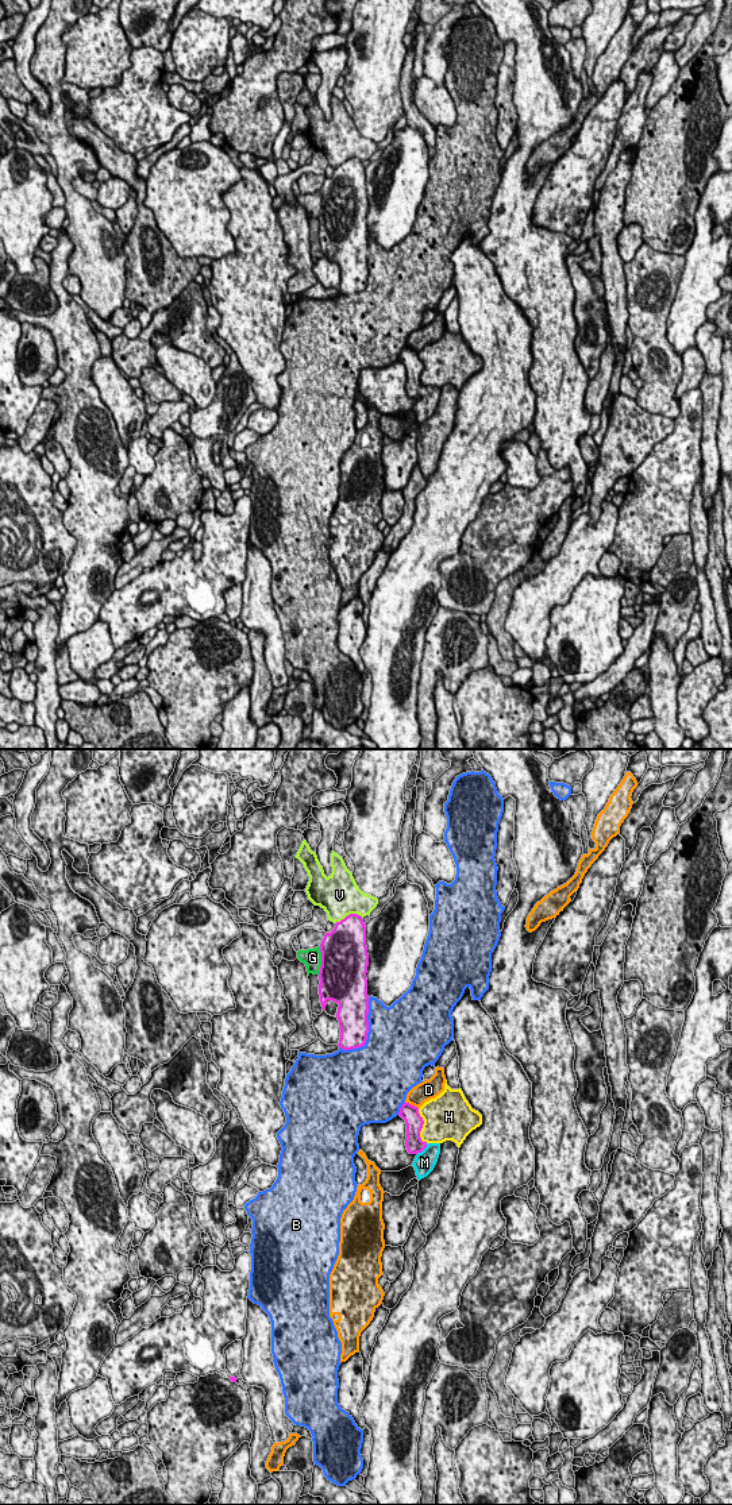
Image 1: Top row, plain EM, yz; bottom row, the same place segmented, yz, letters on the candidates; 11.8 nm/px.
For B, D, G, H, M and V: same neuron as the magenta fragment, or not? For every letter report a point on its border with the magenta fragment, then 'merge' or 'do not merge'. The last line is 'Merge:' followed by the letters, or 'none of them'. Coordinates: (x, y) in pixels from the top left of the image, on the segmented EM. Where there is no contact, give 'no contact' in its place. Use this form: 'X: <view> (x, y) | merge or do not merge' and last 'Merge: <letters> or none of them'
B: yz (368, 1031) | do not merge
D: yz (411, 1104) | do not merge
G: yz (322, 960) | do not merge
H: yz (422, 1127) | do not merge
M: yz (422, 1150) | merge
V: yz (350, 914) | do not merge
Merge: M

